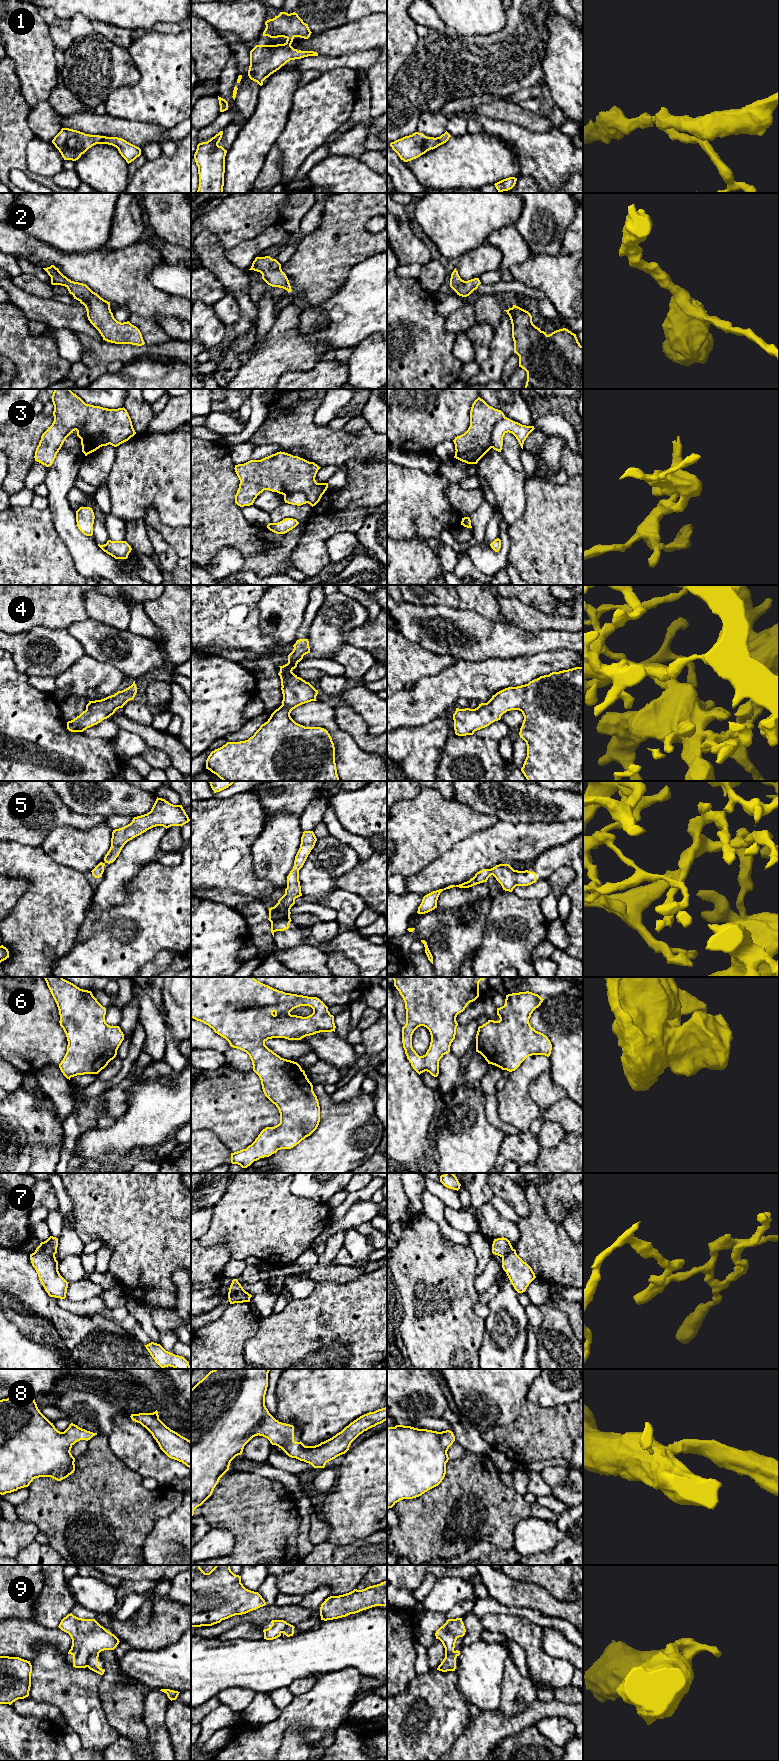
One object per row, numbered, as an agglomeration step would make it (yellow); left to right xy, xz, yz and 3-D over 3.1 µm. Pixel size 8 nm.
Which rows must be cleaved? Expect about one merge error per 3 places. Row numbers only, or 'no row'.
7, 9

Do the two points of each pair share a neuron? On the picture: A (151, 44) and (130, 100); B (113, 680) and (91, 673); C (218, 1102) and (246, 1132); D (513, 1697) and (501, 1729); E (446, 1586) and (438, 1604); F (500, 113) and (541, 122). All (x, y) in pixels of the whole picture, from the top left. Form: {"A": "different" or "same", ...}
{"A": "same", "B": "same", "C": "same", "D": "different", "E": "same", "F": "same"}

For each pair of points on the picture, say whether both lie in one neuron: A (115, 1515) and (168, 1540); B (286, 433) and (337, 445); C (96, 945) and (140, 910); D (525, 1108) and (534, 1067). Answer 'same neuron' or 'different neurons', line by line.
A: different neurons
B: same neuron
C: same neuron
D: same neuron

